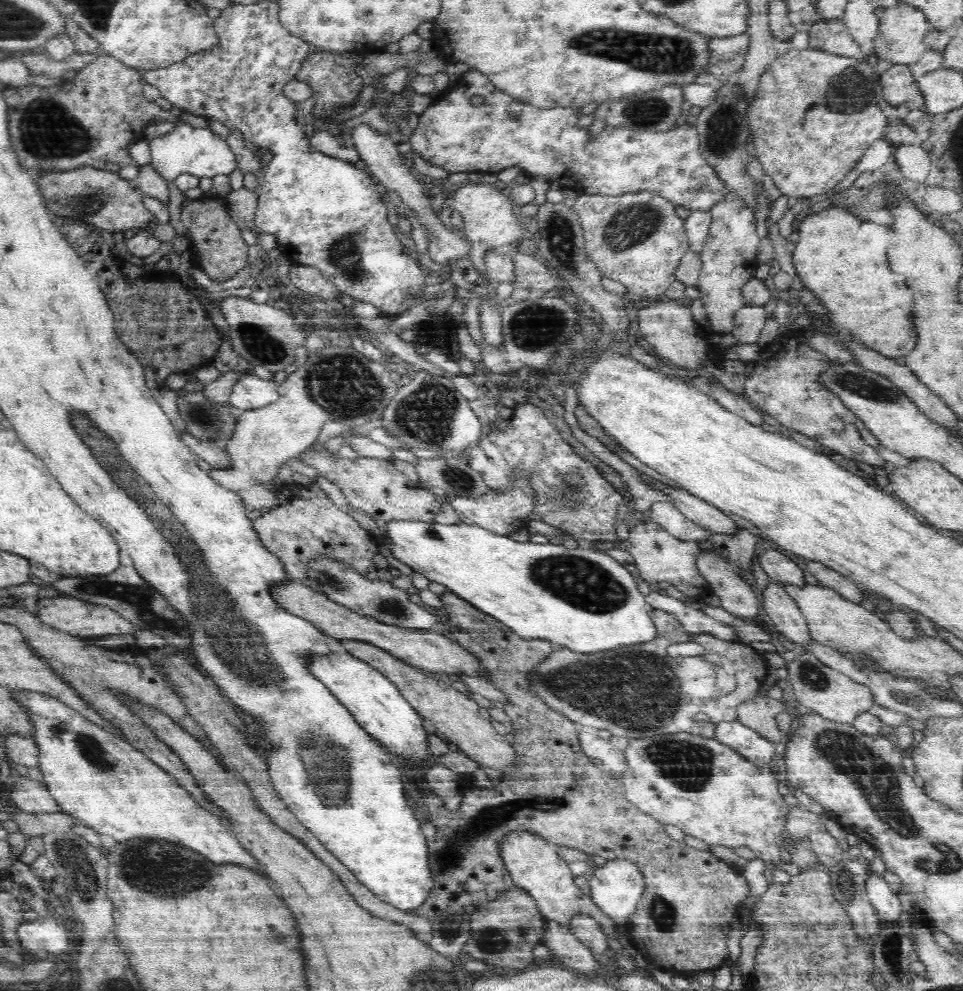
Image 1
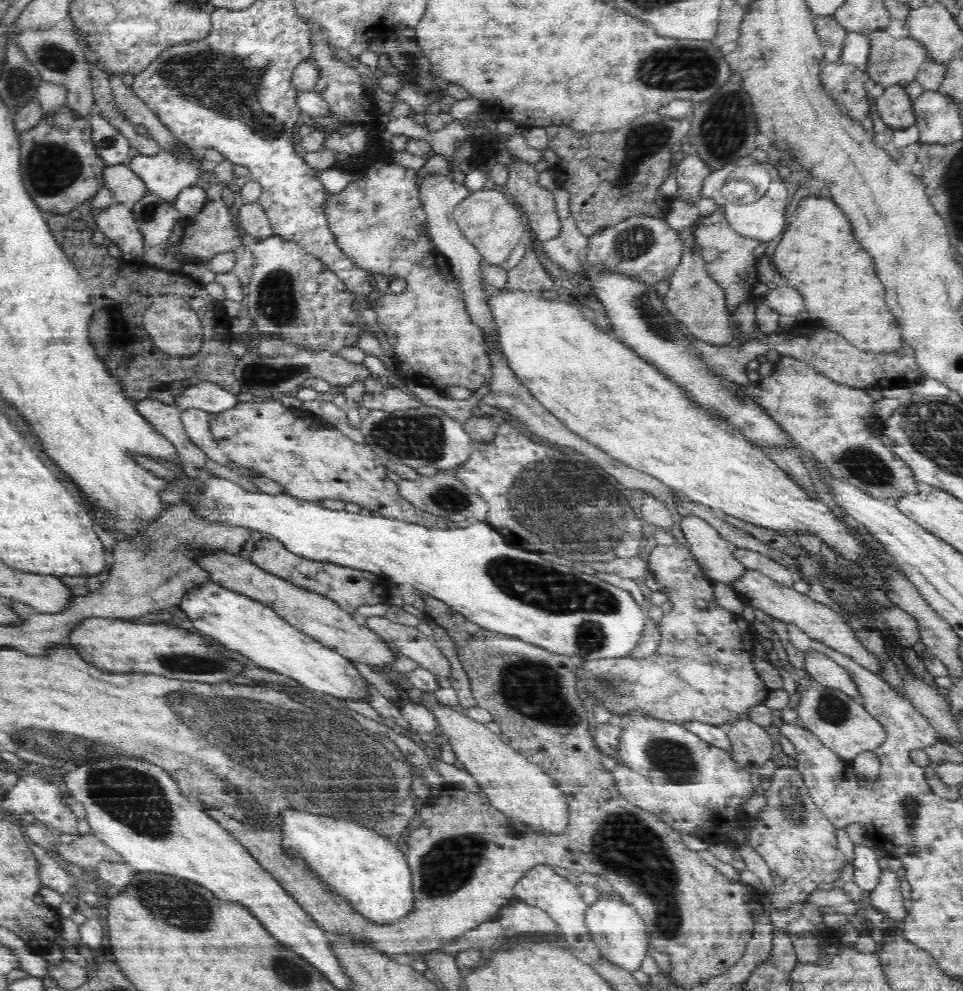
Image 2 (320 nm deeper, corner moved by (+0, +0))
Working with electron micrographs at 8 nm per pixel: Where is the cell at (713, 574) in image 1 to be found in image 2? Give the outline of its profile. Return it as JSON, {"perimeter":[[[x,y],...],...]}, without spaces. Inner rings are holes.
{"perimeter":[[[686,516],[680,522],[680,530],[698,566],[712,582],[732,584],[747,568],[733,555],[733,547],[708,522],[696,516]]]}

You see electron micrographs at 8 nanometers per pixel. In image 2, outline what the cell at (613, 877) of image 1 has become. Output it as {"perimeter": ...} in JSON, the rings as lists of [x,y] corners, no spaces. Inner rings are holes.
{"perimeter":[[[597,899],[587,908],[585,922],[590,931],[588,934],[598,947],[600,958],[606,958],[606,961],[631,973],[640,970],[647,954],[648,936],[644,919],[631,903]]]}

